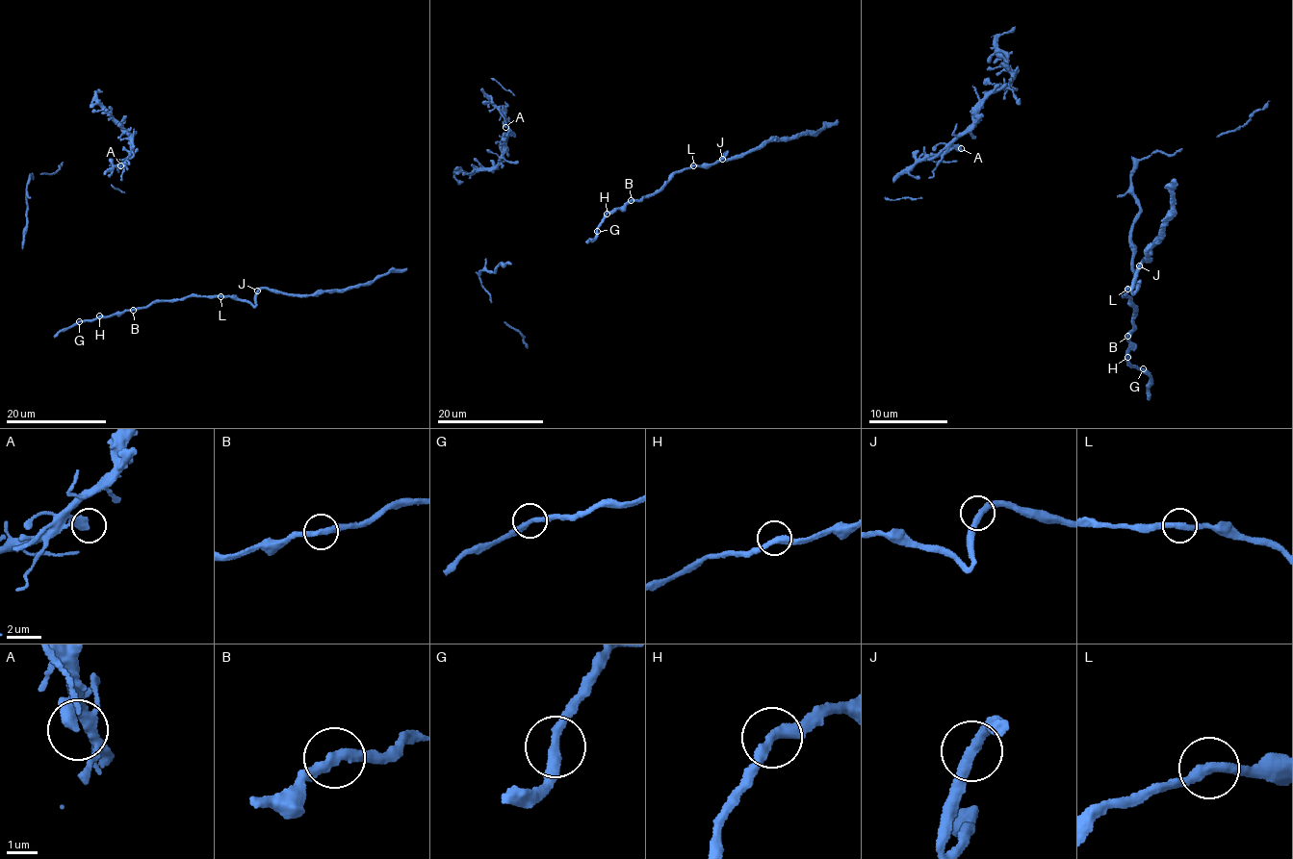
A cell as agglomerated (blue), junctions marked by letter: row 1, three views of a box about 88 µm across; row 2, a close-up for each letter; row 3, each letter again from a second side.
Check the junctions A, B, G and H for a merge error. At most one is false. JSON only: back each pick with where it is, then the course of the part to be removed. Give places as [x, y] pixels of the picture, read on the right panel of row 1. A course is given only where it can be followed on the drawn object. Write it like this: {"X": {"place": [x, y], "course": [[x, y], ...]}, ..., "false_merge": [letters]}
{"false_merge": []}

